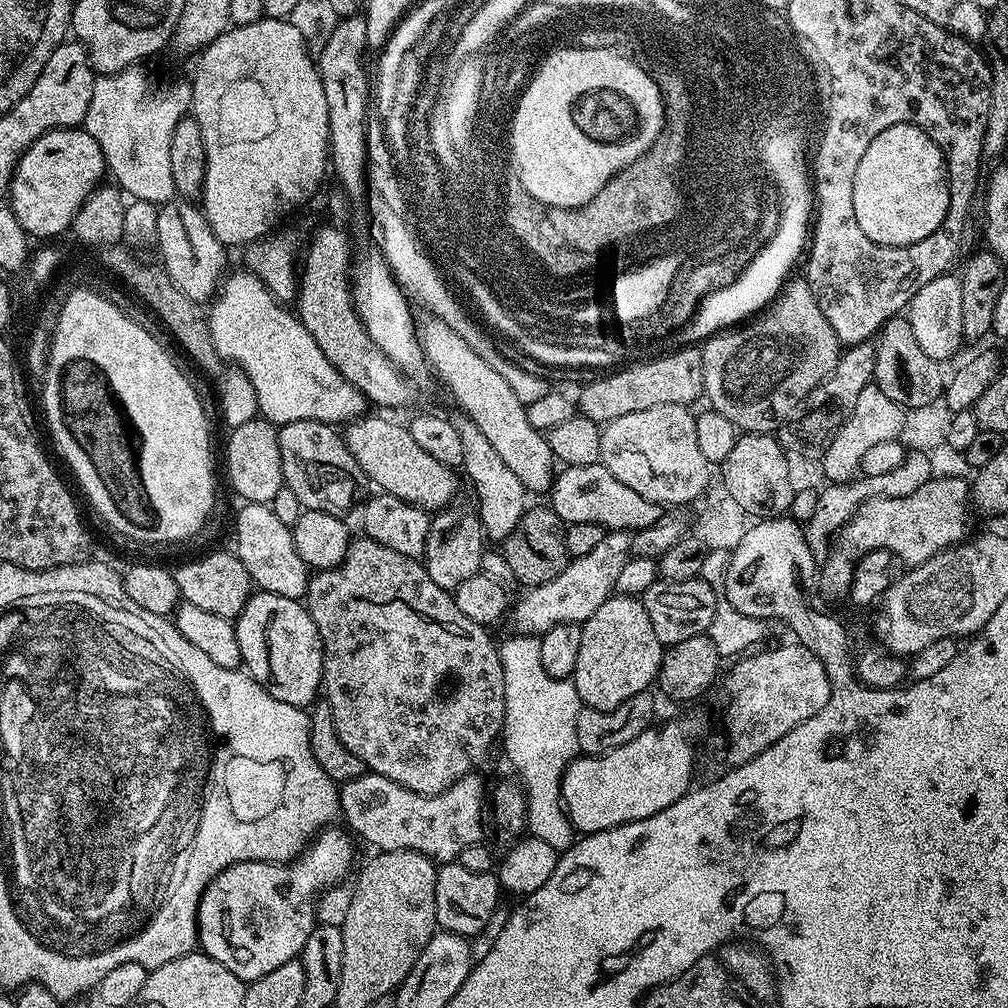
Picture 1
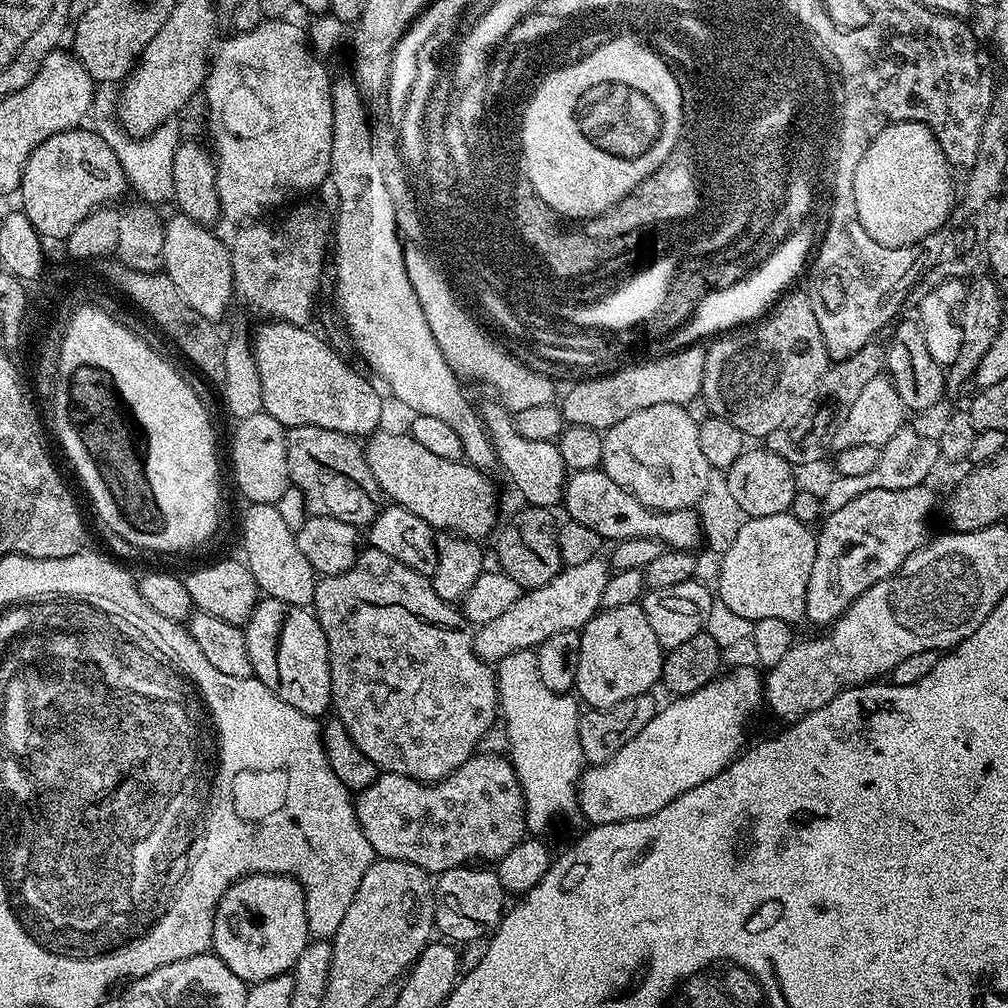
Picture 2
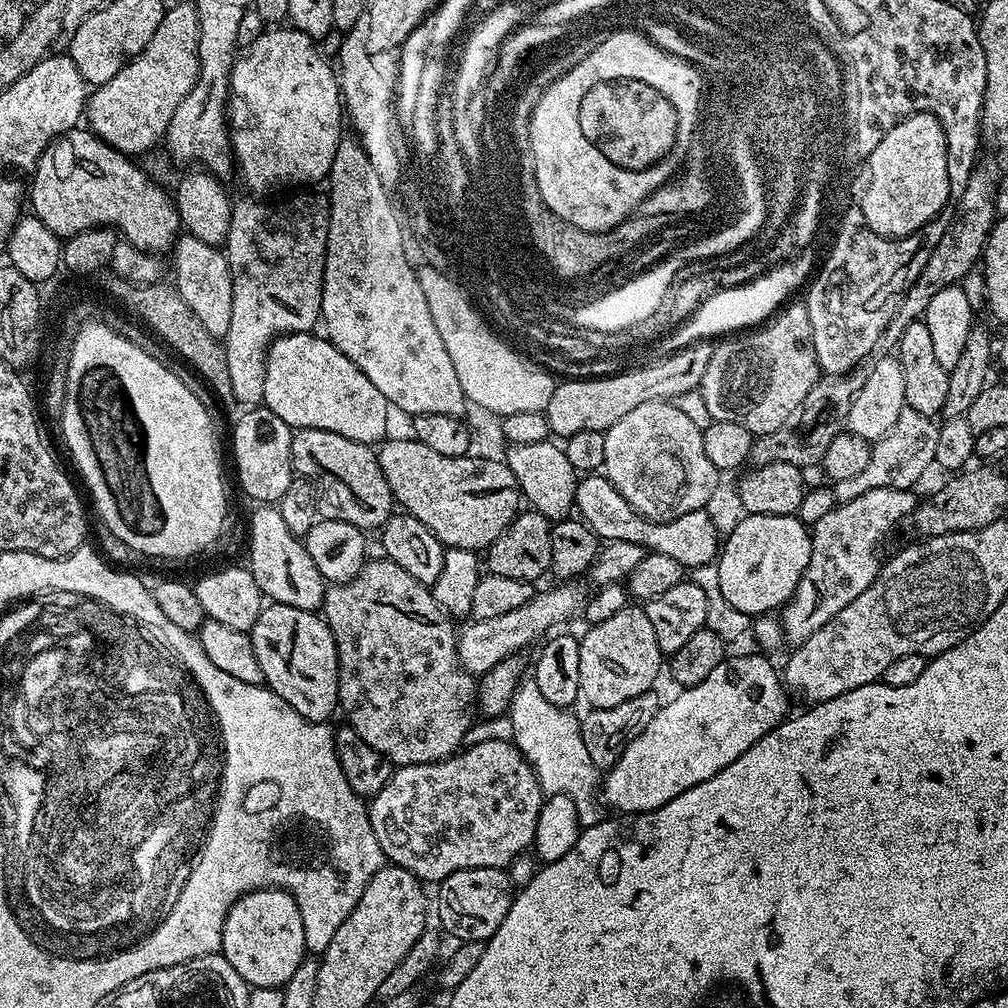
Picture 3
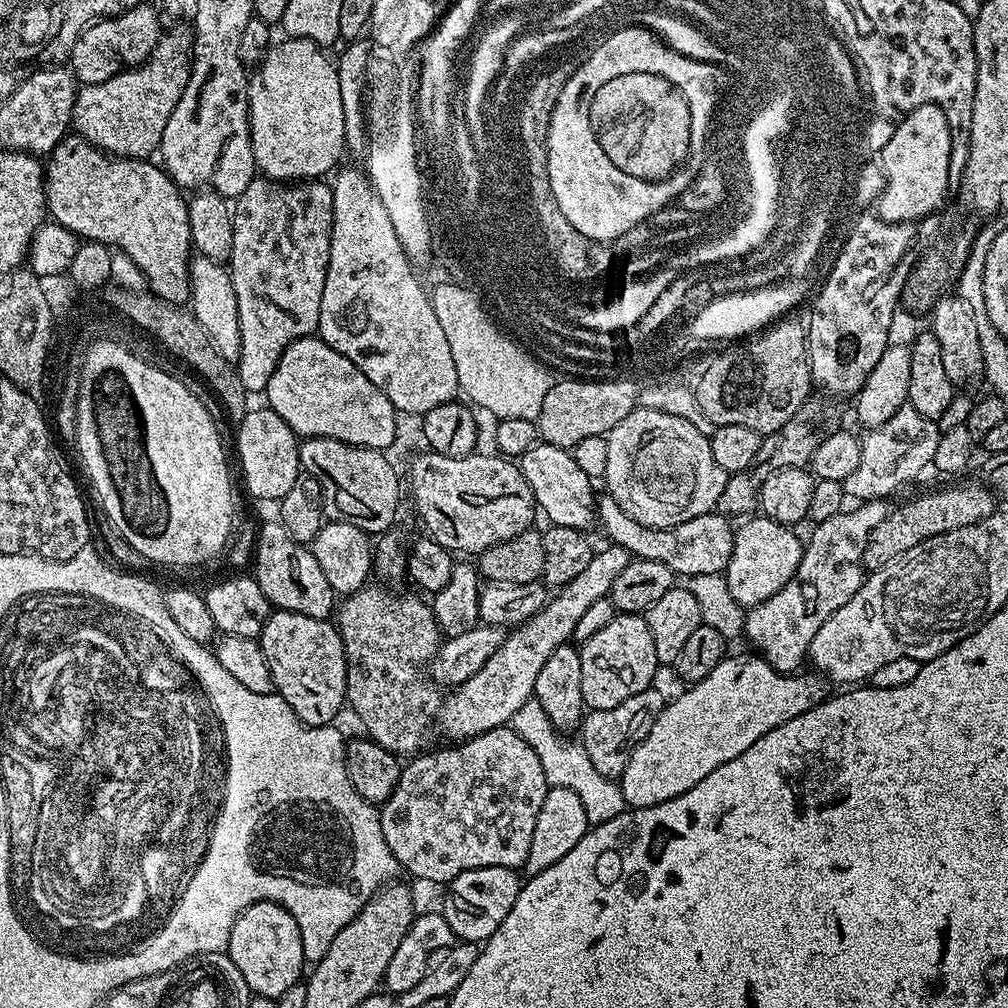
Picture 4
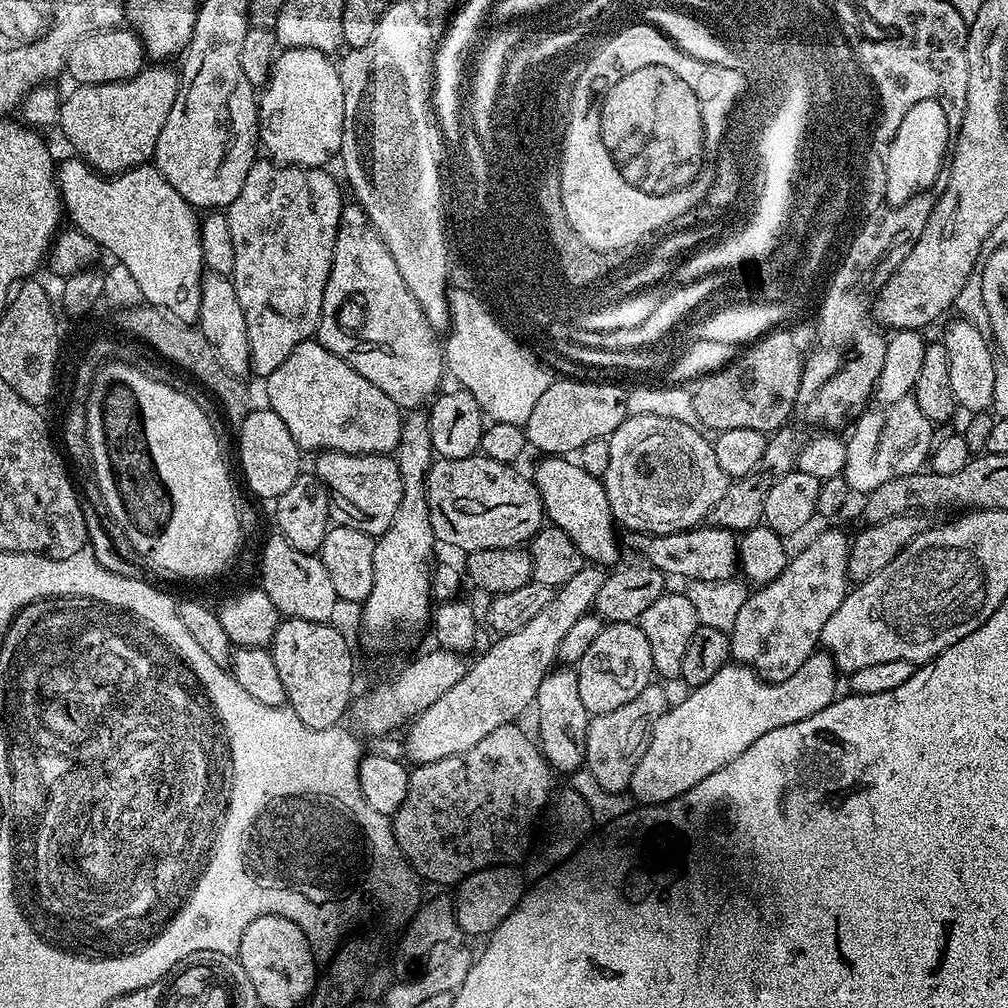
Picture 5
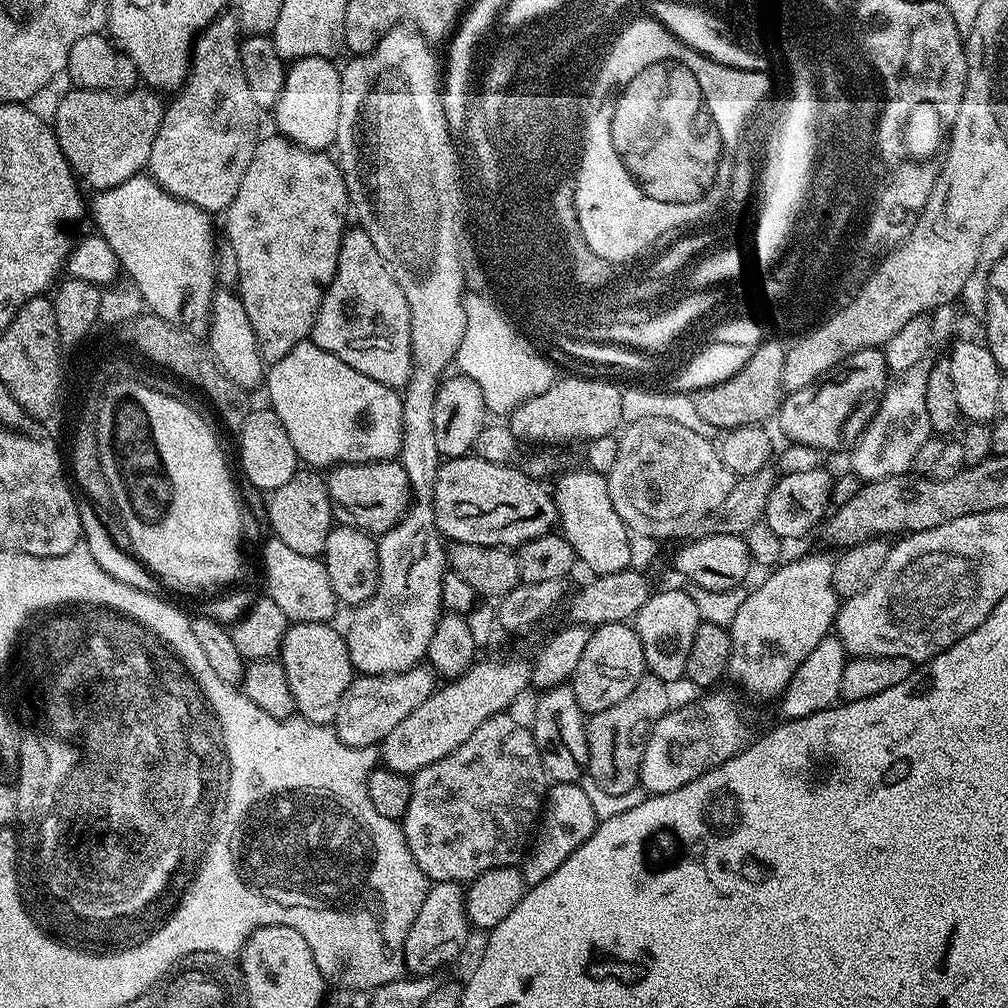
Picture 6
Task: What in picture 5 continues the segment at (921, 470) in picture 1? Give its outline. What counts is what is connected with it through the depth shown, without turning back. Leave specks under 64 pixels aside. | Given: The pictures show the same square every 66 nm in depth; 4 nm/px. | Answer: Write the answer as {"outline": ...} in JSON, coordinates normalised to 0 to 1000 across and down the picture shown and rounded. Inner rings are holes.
{"outline":[[[904,393],[869,407],[873,409],[865,408],[858,408],[844,422],[845,434],[839,437],[841,446],[836,474],[846,489],[860,490],[877,478],[883,478],[883,474],[914,467],[926,446],[927,422],[911,407],[911,399]]]}

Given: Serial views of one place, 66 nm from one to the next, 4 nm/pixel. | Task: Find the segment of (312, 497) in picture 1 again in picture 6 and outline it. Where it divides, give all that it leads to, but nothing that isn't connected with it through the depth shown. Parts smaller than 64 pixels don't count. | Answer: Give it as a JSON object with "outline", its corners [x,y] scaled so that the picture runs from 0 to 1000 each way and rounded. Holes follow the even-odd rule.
{"outline":[[[396,455],[376,456],[366,460],[335,460],[324,469],[329,511],[342,524],[380,530],[401,515],[409,494],[403,466]]]}

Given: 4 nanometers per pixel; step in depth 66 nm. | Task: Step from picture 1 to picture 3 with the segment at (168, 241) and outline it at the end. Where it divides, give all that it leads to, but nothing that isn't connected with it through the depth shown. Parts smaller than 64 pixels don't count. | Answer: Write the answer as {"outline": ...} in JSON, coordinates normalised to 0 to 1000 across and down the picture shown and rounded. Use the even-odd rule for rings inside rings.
{"outline":[[[183,232],[173,243],[175,255],[171,258],[171,270],[175,273],[173,285],[176,292],[192,308],[192,312],[212,334],[220,335],[228,327],[228,308],[232,305],[230,273],[225,253],[215,243],[205,242],[197,236]]]}

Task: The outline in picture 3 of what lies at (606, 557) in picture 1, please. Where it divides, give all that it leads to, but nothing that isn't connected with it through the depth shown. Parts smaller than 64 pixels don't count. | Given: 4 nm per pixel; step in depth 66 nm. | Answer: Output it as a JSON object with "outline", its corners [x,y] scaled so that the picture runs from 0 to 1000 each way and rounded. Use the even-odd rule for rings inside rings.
{"outline":[[[571,577],[553,578],[553,583],[544,583],[541,587],[533,586],[526,593],[526,597],[522,597],[522,601],[514,601],[514,605],[494,609],[494,613],[478,613],[461,618],[464,620],[455,624],[452,636],[452,647],[456,650],[457,661],[475,673],[490,661],[494,661],[494,657],[498,657],[503,651],[519,648],[518,645],[523,639],[543,632],[551,619],[556,619],[559,615],[565,614],[570,607],[572,610],[576,606],[581,587],[573,580]]]}

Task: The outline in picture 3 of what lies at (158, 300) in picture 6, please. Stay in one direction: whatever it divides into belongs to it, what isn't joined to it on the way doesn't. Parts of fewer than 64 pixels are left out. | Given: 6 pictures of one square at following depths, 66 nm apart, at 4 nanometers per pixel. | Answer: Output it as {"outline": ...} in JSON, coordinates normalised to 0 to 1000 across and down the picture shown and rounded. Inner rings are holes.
{"outline":[[[86,126],[71,127],[40,154],[31,172],[31,213],[61,236],[106,224],[139,249],[168,249],[181,230],[174,197],[168,191],[166,194],[135,163],[138,162],[132,156],[113,149]]]}

